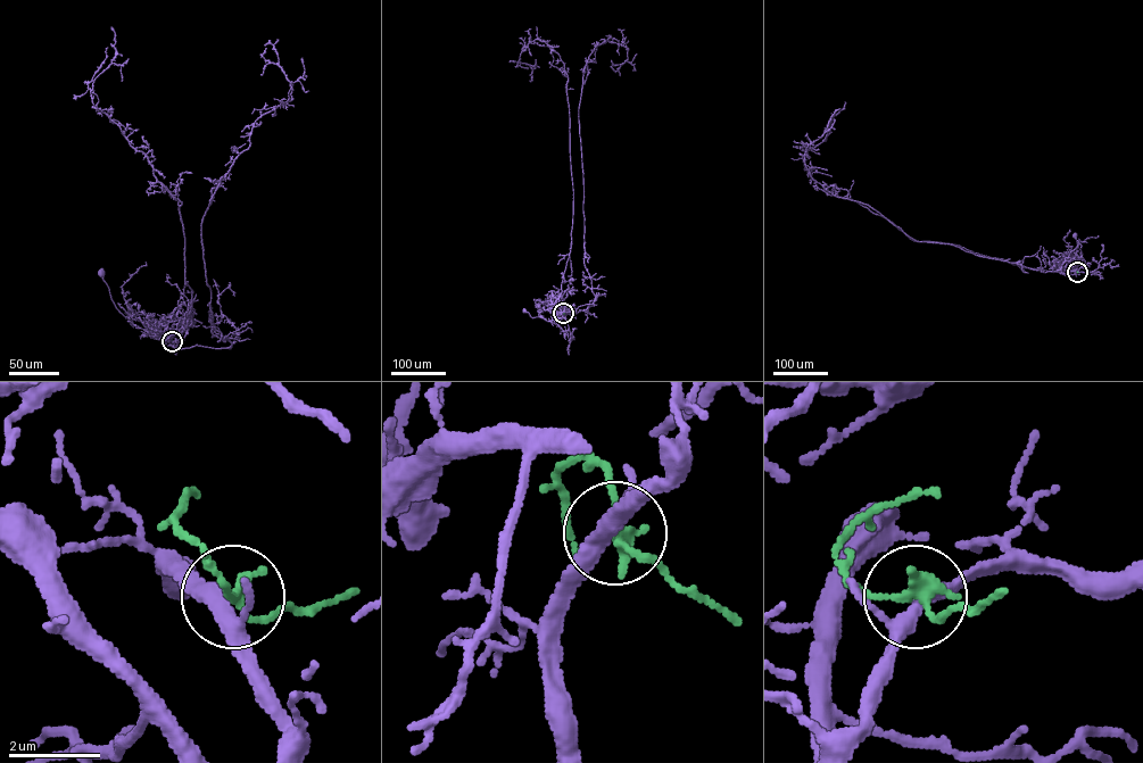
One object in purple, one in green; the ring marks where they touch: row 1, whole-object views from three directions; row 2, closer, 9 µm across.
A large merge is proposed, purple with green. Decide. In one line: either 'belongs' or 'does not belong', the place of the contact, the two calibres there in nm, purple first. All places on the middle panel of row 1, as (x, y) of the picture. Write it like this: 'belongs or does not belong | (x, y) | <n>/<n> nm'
does not belong | (563, 313) | 280/240 nm

